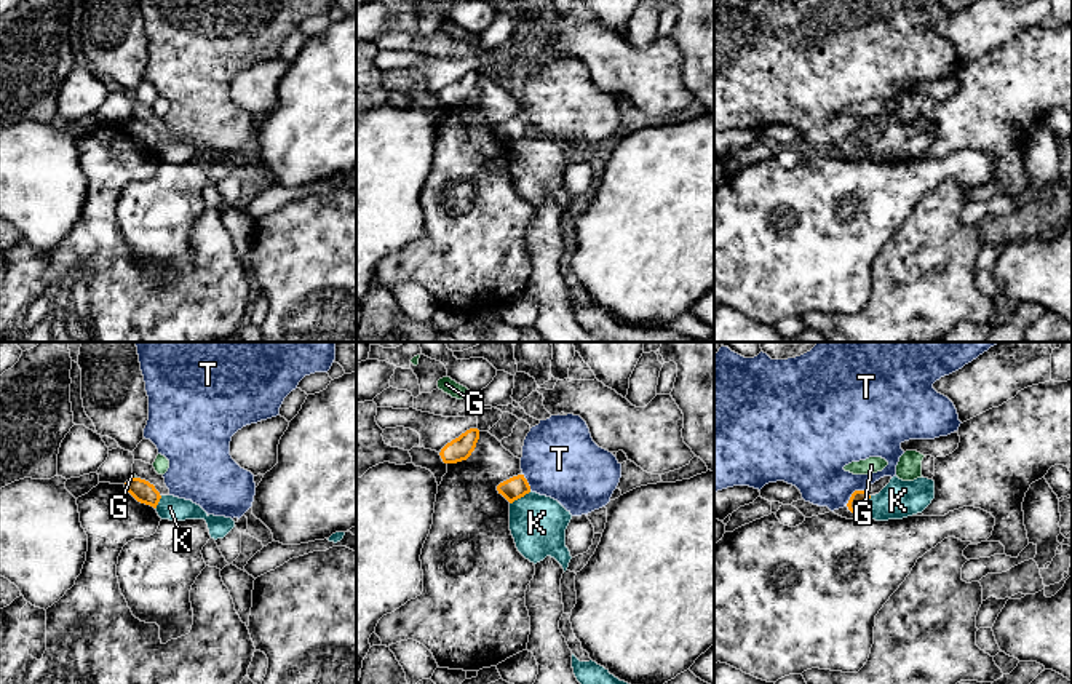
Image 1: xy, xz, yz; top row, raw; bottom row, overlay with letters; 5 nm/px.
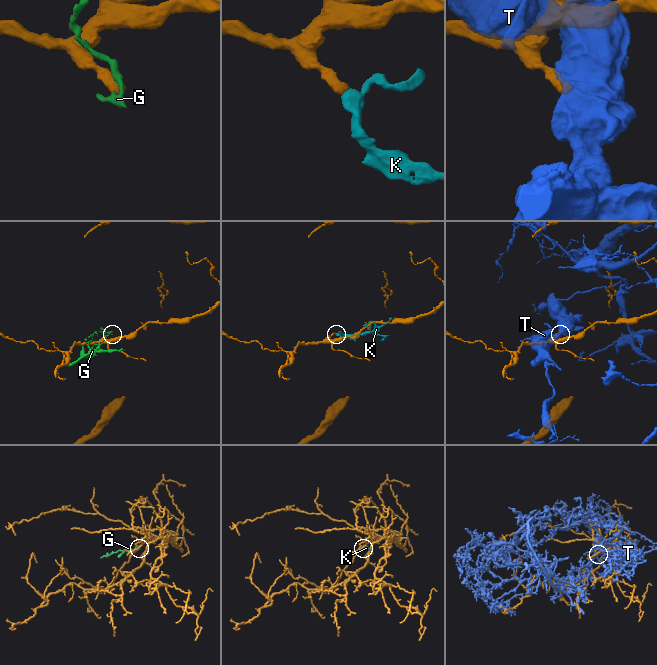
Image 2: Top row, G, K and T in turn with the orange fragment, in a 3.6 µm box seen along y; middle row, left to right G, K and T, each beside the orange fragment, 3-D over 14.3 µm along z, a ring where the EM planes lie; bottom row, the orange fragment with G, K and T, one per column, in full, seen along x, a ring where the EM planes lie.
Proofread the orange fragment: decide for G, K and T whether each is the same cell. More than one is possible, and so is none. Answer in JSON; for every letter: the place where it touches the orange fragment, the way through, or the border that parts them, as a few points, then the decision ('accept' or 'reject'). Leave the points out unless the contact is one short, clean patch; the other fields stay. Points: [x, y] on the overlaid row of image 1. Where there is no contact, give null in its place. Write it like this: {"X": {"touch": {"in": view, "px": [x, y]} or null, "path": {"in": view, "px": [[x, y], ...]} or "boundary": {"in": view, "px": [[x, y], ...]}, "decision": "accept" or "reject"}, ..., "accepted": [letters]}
{"G": {"touch": {"in": "xy", "px": [133, 478]}, "boundary": {"in": "xy", "px": [[136, 477], [130, 480]]}, "decision": "reject"}, "K": {"touch": {"in": "xz", "px": [520, 497]}, "boundary": {"in": "xz", "px": [[531, 491], [510, 504]]}, "decision": "reject"}, "T": {"touch": {"in": "yz", "px": [852, 494]}, "decision": "reject"}, "accepted": []}

